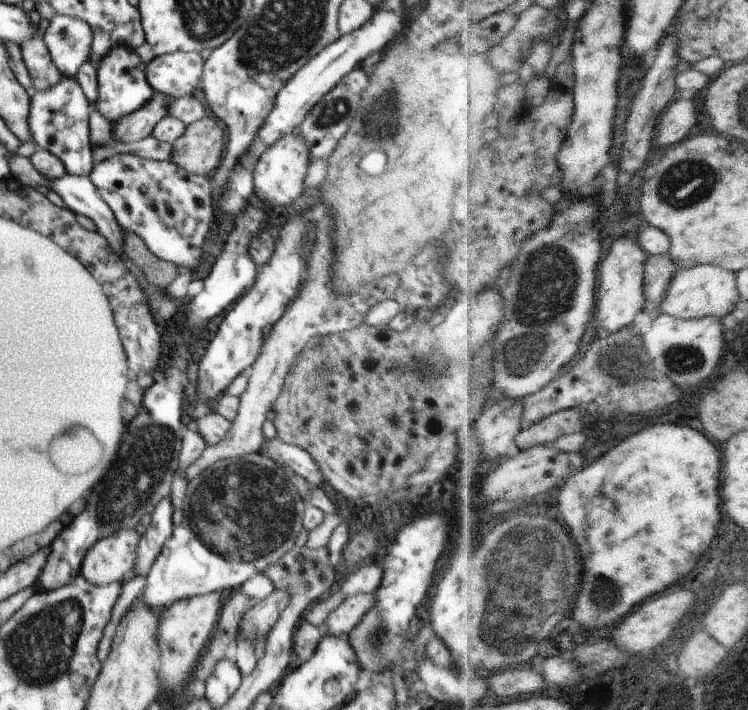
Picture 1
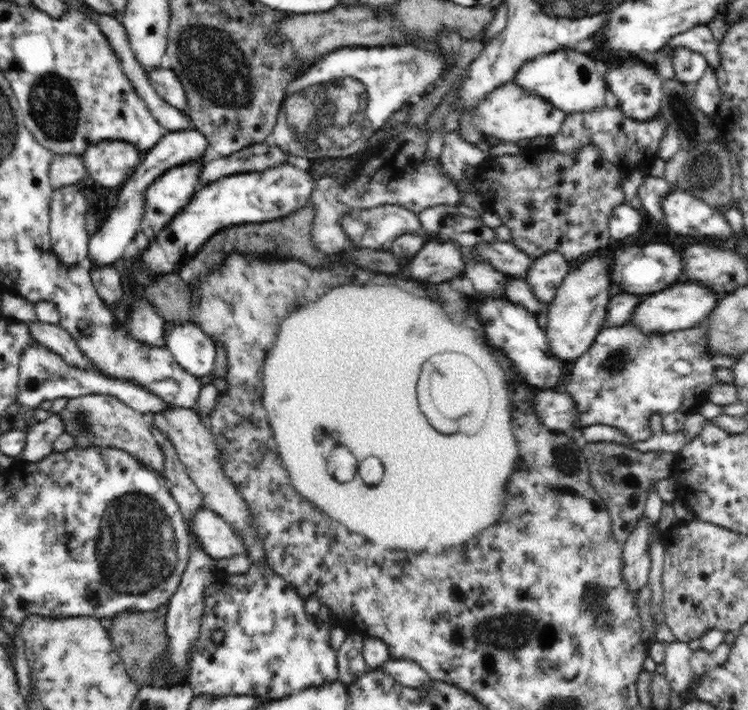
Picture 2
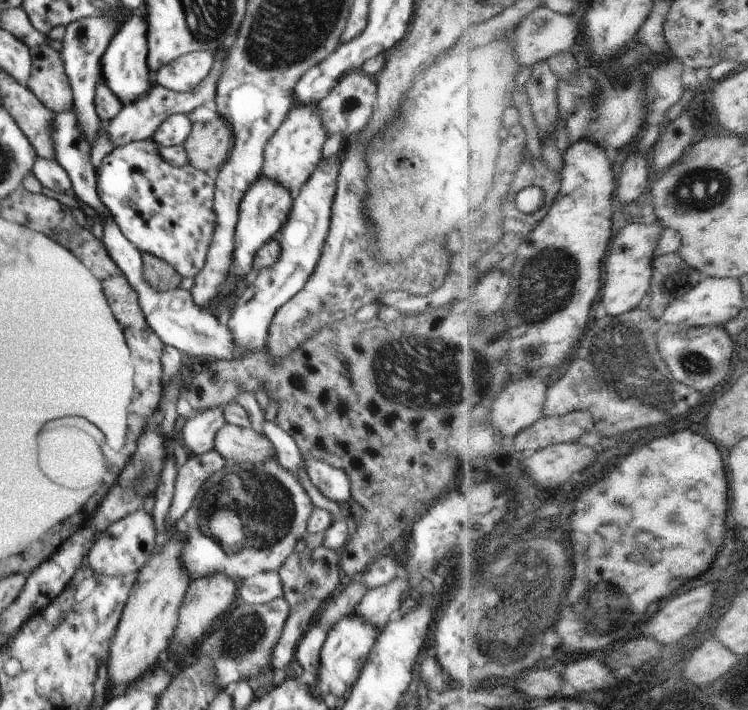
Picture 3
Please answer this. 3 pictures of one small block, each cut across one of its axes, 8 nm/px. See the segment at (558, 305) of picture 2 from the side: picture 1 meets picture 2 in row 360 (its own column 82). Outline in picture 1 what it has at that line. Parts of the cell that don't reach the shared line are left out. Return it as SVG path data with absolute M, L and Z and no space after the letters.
M135 528L118 530L101 538L87 550L80 572L95 585L125 582L135 570L137 546L141 535Z

